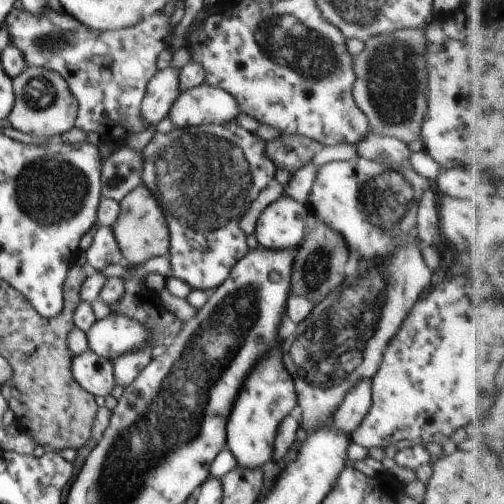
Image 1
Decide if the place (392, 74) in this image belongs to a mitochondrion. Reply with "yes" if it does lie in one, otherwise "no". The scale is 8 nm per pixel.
yes

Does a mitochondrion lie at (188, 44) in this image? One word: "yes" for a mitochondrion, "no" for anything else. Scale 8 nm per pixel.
no

